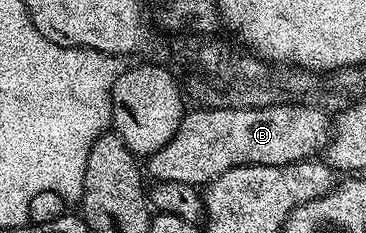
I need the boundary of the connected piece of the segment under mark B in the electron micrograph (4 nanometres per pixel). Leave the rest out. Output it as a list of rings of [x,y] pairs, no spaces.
[[[286,104],[247,109],[205,107],[195,113],[187,112],[172,139],[149,154],[145,172],[149,176],[151,173],[154,181],[205,187],[238,165],[291,165],[317,158],[330,144],[331,114],[317,105]]]

